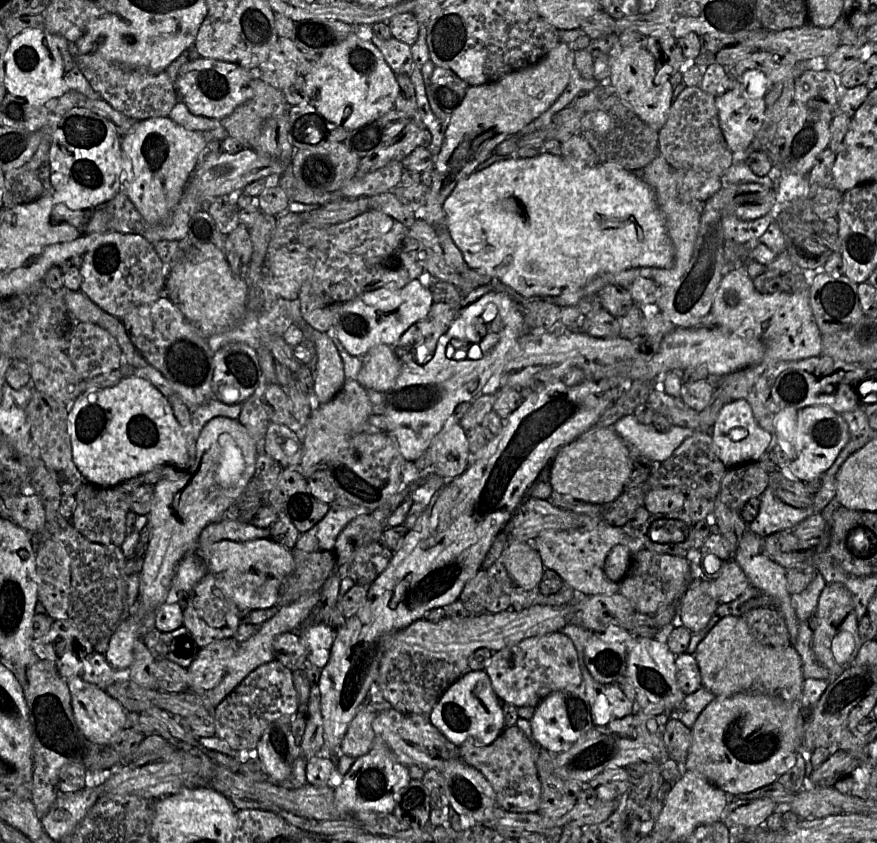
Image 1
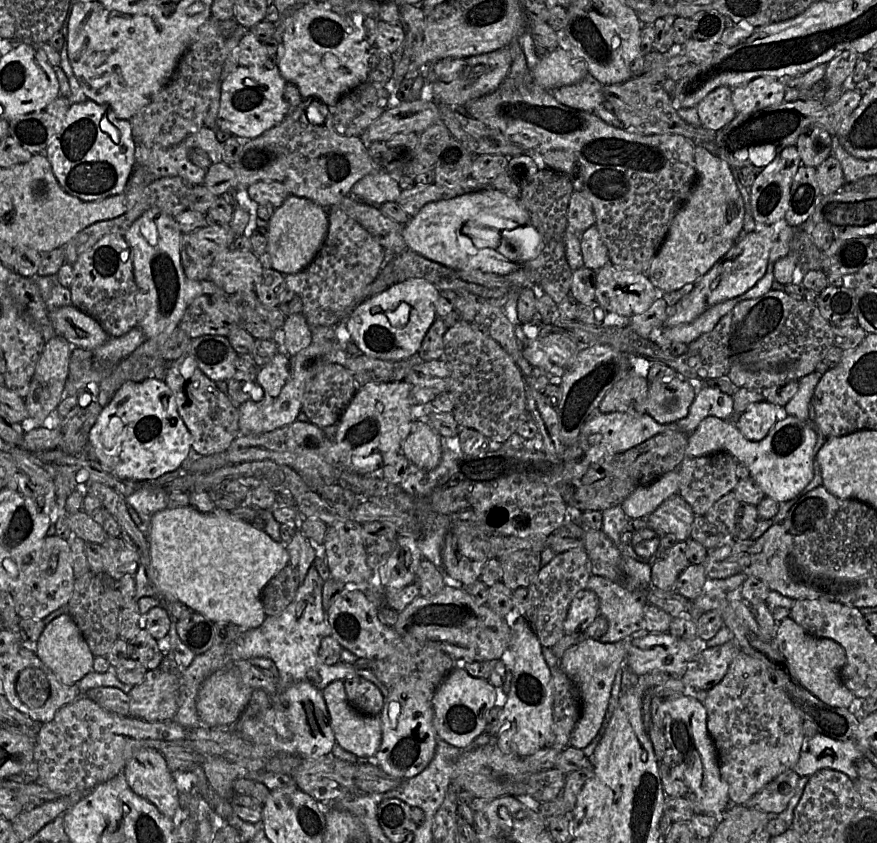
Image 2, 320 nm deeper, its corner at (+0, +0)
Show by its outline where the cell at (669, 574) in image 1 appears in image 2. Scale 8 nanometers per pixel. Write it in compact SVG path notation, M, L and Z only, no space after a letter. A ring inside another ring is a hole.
M740 651L731 662L724 678L716 686L707 691L704 702L704 707L707 711L707 728L716 748L721 776L728 784L728 794L731 804L744 805L777 776L789 769L794 769L799 760L800 751L806 738L802 726L803 718L788 694L788 682L792 682L792 680L784 670L772 668L765 662Z

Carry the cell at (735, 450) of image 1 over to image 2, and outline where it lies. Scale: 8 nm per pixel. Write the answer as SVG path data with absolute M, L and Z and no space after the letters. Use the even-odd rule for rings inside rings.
M765 400L751 404L738 416L735 425L745 438L761 441L776 424L779 408Z

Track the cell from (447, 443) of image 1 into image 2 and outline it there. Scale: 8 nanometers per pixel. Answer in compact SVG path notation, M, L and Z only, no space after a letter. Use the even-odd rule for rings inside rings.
M416 419L402 445L402 454L419 468L432 470L442 458L442 437L425 420Z

